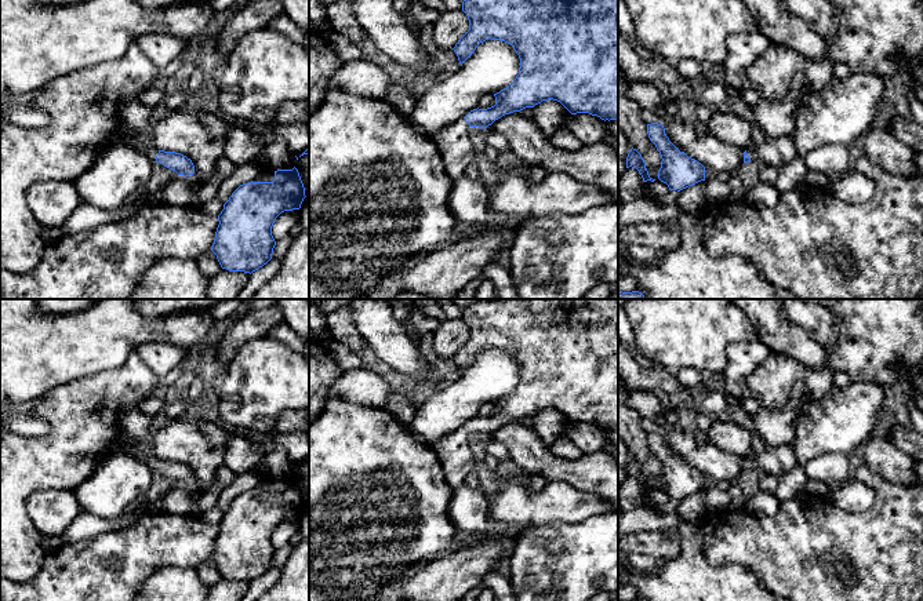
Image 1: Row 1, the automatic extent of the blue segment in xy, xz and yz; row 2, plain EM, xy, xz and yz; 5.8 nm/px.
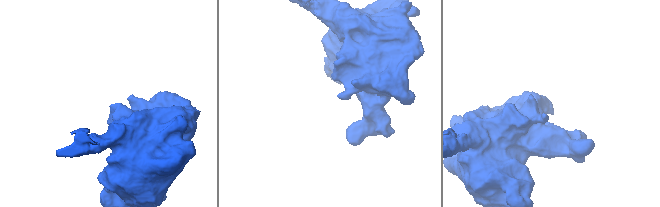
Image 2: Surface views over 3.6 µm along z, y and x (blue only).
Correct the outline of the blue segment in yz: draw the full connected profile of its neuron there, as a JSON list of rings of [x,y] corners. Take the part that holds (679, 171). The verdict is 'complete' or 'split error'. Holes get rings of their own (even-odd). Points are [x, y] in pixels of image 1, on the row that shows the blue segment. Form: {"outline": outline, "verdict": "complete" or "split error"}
{"outline": [[[647,124],[647,134],[662,159],[658,179],[666,183],[669,190],[680,192],[705,181],[705,167],[680,152],[666,136],[664,125]]], "verdict": "complete"}

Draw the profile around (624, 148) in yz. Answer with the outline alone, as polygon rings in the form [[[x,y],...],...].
[[[618,127],[618,182],[626,170],[626,157],[631,149],[632,146],[629,145],[626,135]]]

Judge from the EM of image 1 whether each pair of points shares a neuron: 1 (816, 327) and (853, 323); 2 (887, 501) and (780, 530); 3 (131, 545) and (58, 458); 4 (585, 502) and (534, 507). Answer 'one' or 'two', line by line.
1: two
2: one
3: two
4: one

